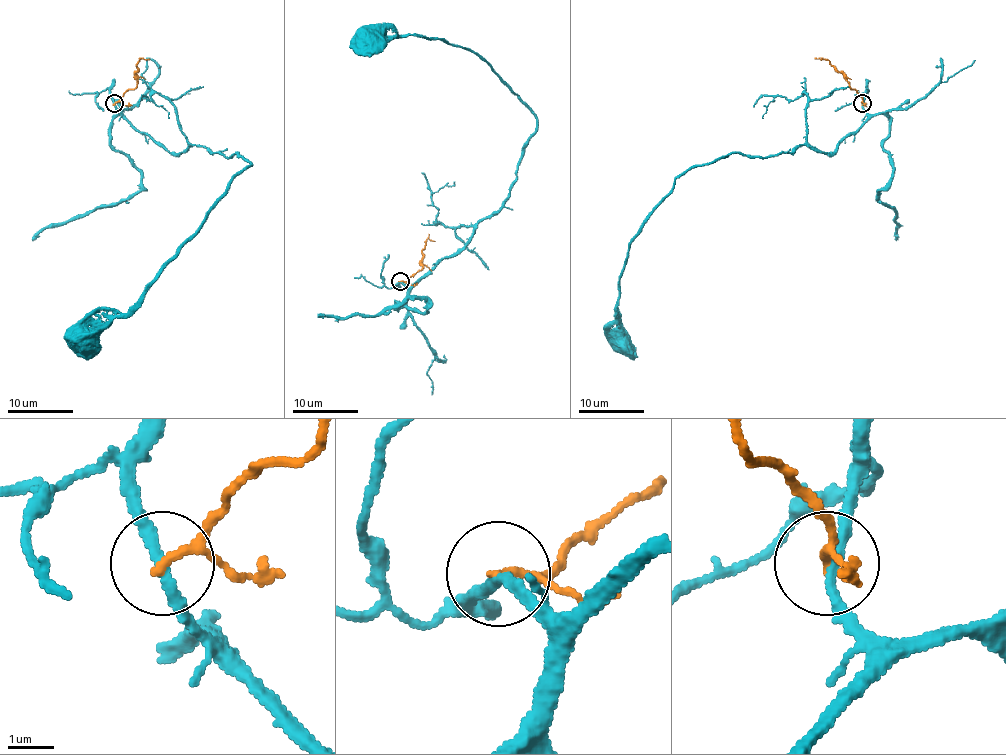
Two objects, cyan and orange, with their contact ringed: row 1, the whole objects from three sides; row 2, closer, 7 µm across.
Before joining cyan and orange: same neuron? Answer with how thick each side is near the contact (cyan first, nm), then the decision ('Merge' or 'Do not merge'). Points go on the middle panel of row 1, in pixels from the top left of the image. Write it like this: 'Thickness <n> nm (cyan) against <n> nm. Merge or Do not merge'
Thickness 240 nm (cyan) against 130 nm. Do not merge

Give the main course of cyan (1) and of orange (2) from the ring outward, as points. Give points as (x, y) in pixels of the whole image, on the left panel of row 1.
1: (114, 103), (138, 131), (176, 153), (204, 145), (251, 165), (138, 302), (88, 328), (83, 339)
2: (114, 103), (137, 85), (137, 62), (150, 59)

